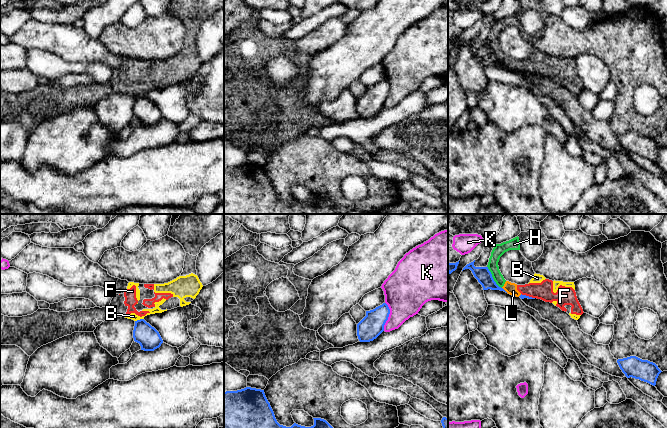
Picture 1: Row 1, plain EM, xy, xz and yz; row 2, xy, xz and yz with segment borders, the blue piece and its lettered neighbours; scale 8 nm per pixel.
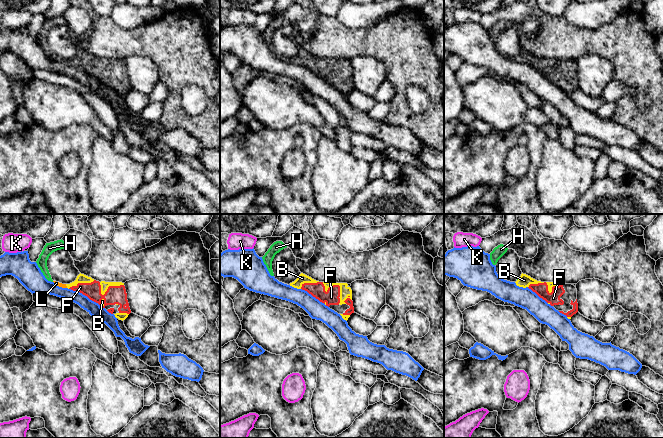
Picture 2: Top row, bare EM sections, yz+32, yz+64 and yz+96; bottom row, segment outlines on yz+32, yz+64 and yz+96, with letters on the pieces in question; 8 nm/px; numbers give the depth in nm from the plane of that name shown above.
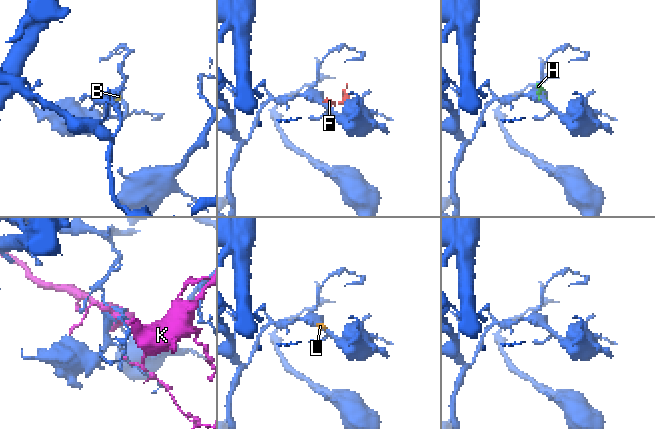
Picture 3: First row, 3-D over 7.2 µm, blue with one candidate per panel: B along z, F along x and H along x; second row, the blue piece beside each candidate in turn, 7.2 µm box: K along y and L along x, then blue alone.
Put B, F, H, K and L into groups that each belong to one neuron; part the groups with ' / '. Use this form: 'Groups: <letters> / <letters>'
Groups: B F H L / K

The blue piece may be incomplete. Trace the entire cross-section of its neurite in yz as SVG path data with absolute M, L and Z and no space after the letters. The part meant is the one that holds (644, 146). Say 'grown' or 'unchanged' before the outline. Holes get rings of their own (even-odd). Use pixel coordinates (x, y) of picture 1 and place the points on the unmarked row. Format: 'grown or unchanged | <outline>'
unchanged | M636 132L618 135L617 139L627 154L639 155L653 162L656 161L657 154L662 148L655 139Z

